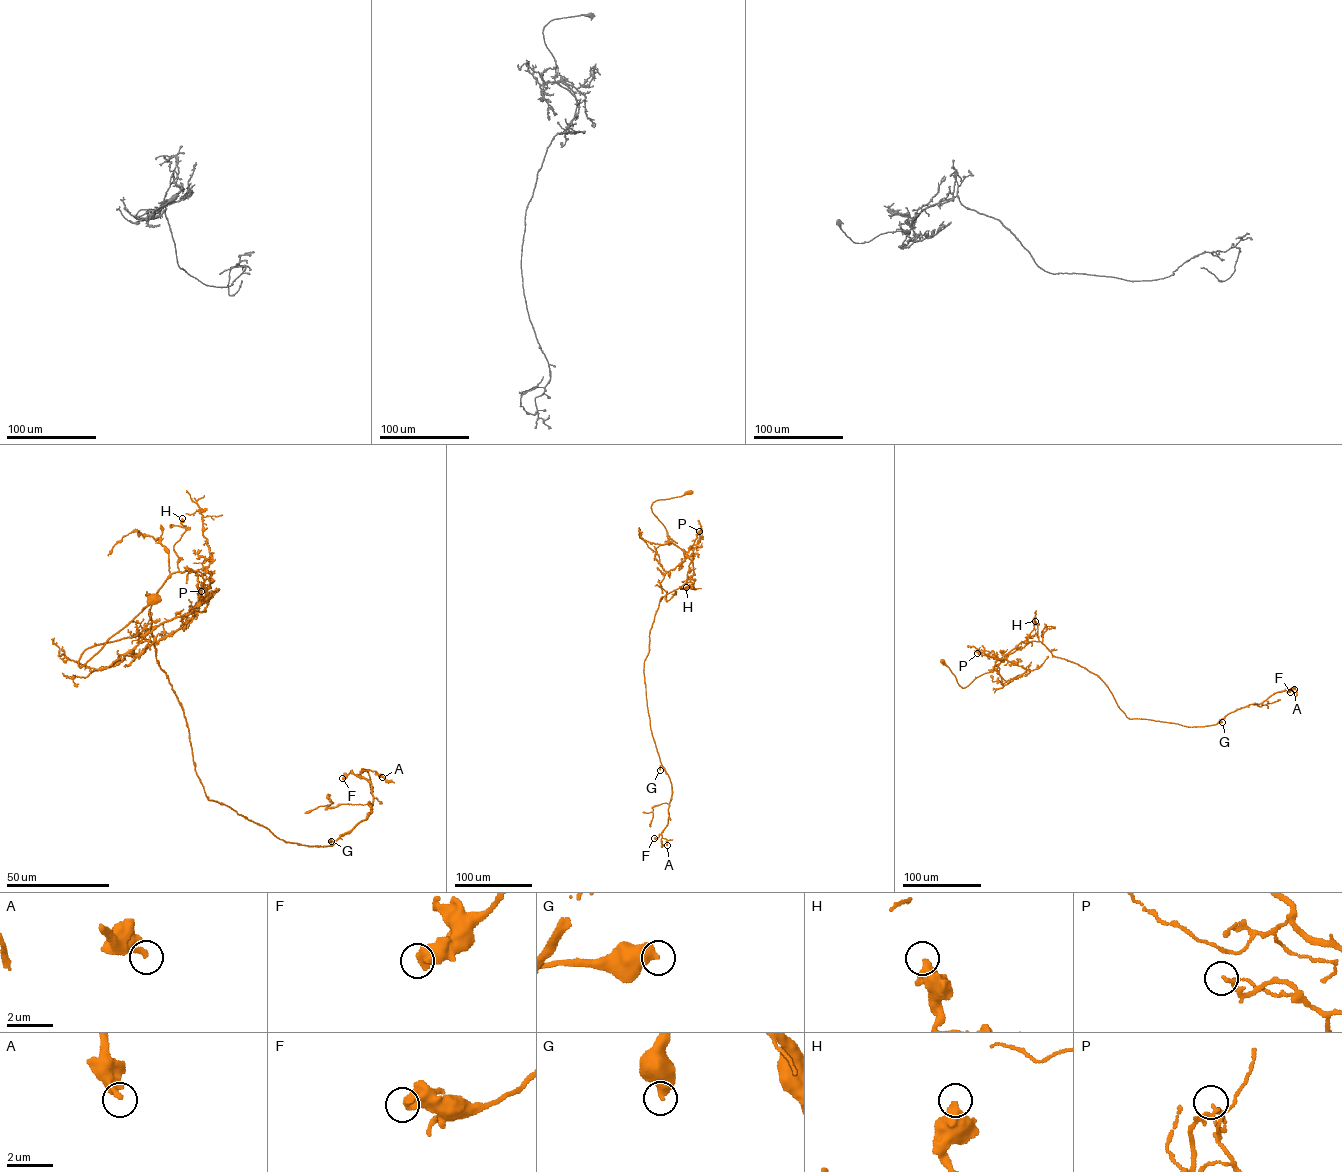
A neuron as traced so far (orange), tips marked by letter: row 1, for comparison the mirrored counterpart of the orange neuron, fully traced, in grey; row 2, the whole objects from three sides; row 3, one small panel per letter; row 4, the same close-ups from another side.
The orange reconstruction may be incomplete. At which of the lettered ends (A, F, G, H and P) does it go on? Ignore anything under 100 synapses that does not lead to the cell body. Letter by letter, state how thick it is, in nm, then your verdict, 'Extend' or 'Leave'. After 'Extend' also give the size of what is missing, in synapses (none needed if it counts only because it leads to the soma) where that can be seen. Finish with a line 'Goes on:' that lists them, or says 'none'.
A: Thickness 260 nm. Leave
F: Thickness 500 nm. Leave
G: Thickness 550 nm. Leave
H: Thickness 480 nm. Leave
P: Thickness 100 nm. Leave
Goes on: none

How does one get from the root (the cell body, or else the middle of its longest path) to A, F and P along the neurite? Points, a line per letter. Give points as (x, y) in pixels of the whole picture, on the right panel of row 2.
A: (941, 661), (964, 688), (1040, 641), (1053, 655), (1096, 674), (1129, 719), (1189, 727), (1214, 725), (1294, 689)
F: (941, 661), (964, 688), (1040, 641), (1053, 655), (1096, 674), (1129, 719), (1189, 727), (1214, 725), (1290, 692)
P: (941, 661), (964, 688), (982, 674), (996, 670), (1002, 661), (977, 653)

